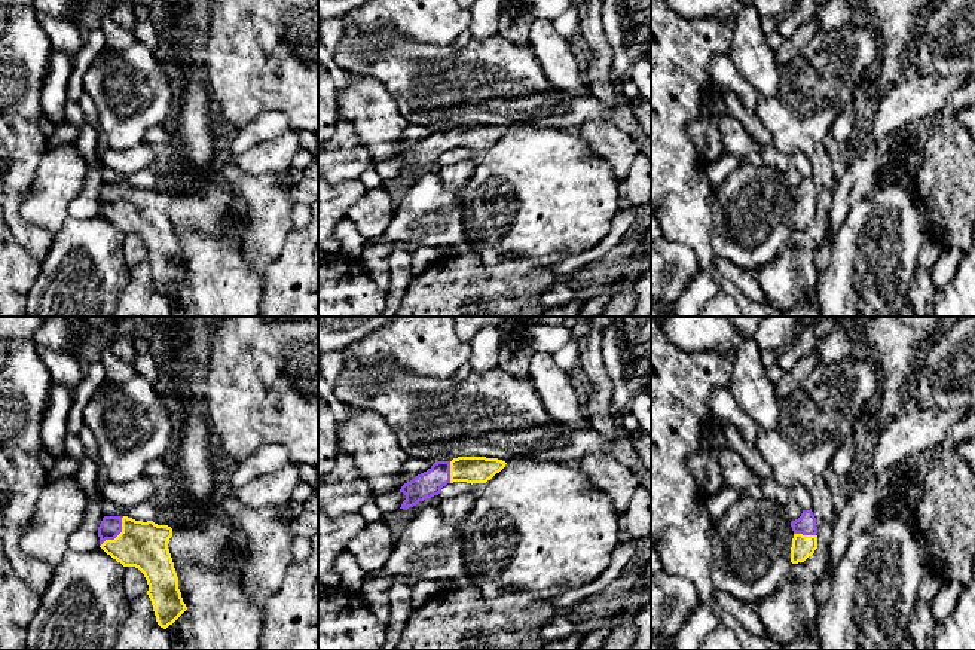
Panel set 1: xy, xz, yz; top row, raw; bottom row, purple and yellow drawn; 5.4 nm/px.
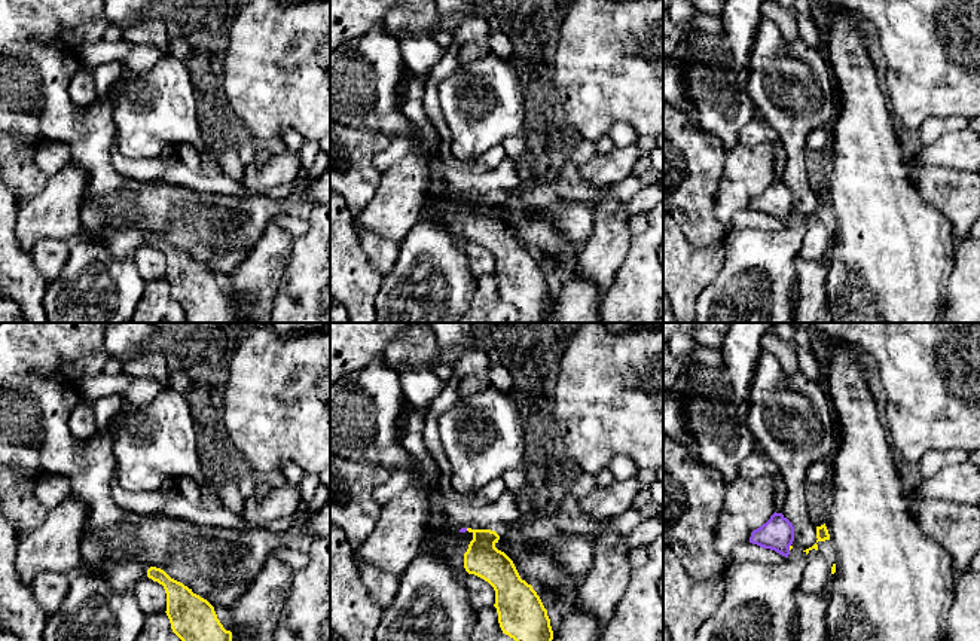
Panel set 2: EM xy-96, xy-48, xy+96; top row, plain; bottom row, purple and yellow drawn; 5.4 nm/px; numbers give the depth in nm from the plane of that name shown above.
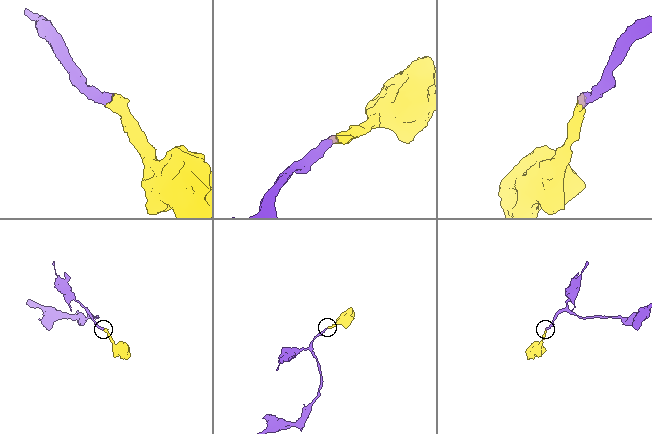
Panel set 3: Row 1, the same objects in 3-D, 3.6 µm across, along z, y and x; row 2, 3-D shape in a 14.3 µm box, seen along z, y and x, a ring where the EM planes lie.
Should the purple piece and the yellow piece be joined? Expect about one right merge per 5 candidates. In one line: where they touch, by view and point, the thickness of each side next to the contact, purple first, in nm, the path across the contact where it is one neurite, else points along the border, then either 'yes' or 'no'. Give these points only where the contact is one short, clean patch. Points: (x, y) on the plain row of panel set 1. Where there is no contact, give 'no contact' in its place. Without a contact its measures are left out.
contact xy (118, 201); calibres 120 and 260 nm; way xy (110, 194), (118, 201), (133, 210), (143, 211); yes

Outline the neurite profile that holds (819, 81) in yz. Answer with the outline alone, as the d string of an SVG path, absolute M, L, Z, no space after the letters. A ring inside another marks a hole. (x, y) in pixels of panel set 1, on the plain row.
M841 25L817 33L785 65L780 65L780 85L774 95L761 97L757 115L780 152L801 152L812 162L812 178L817 193L817 216L804 229L792 231L789 244L770 265L755 271L767 303L776 311L791 308L817 286L819 272L814 256L825 242L829 207L835 186L831 155L825 147L832 122L844 107L853 104L859 85L867 83L880 62L880 40L872 27Z

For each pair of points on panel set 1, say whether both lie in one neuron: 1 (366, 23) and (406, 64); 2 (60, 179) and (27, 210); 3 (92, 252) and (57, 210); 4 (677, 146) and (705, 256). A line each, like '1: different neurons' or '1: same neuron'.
1: different neurons
2: same neuron
3: different neurons
4: same neuron

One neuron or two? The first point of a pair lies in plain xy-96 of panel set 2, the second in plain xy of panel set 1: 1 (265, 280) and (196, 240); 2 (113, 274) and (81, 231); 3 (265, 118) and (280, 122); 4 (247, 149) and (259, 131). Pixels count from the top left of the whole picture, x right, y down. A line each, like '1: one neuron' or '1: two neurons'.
1: two neurons
2: one neuron
3: two neurons
4: one neuron

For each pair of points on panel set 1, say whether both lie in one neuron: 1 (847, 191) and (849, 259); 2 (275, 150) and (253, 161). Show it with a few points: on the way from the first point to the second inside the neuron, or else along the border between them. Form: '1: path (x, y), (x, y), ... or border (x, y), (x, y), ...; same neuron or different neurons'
1: border (873, 188), (850, 208), (833, 240); different neurons
2: path (269, 156), (259, 159); same neuron

